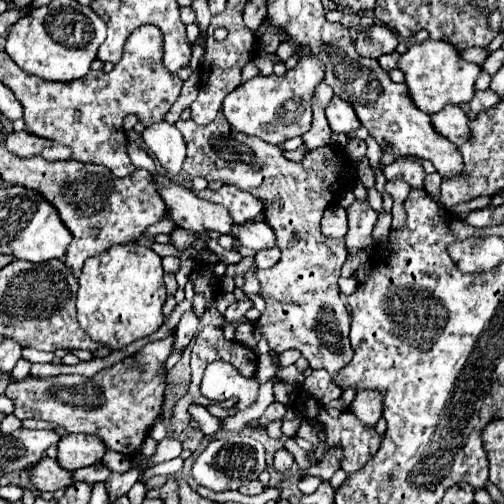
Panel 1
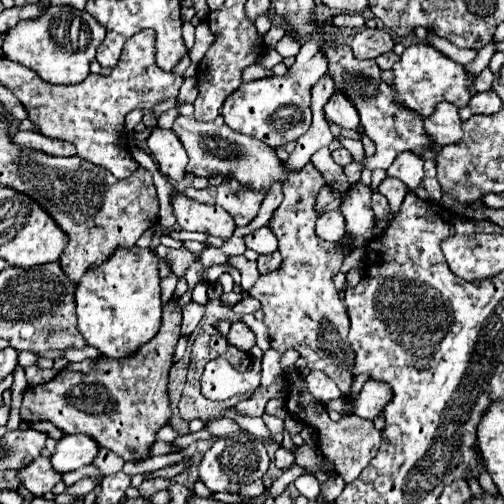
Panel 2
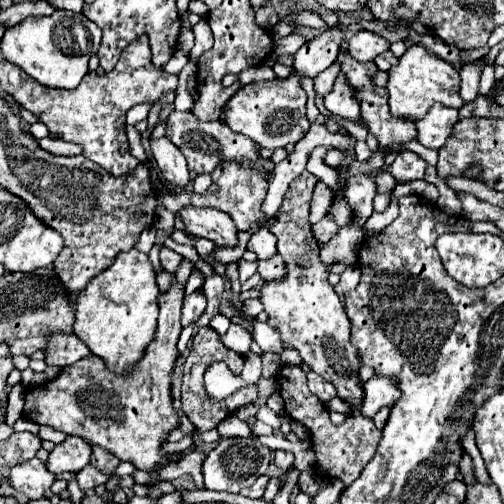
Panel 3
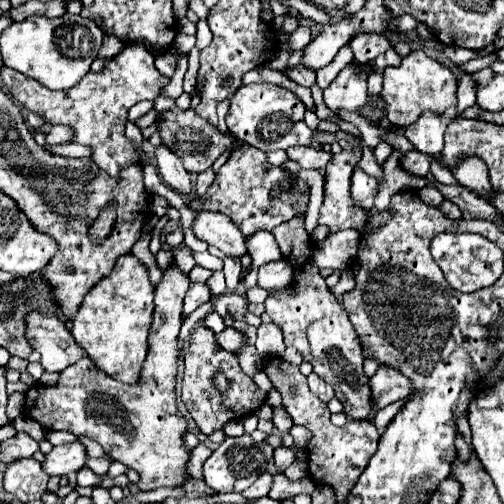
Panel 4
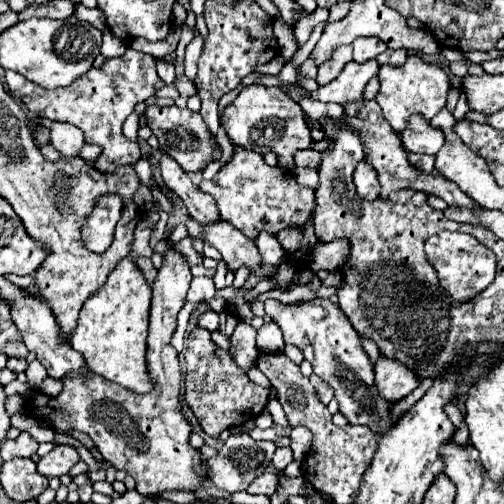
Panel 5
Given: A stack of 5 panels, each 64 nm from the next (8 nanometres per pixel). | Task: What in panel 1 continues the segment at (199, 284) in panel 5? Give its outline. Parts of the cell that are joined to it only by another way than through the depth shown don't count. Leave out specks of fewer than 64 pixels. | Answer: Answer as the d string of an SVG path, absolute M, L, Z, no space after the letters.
M194 310L186 312L186 314L180 318L180 324L178 324L178 328L176 328L176 342L174 342L174 346L172 346L174 350L186 348L186 346L190 344L192 336L194 336L194 332L196 332L196 328L198 328L198 322L200 322L200 318L194 314Z

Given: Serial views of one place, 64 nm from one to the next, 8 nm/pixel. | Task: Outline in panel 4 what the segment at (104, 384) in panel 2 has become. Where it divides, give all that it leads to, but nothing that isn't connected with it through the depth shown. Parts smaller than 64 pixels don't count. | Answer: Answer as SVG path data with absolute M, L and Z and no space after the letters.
M176 262L164 270L160 284L154 290L154 320L148 336L148 356L140 374L140 384L128 386L122 384L104 372L96 370L90 358L82 358L74 366L68 366L60 374L60 382L56 386L36 384L26 394L24 412L40 422L48 430L66 430L76 436L88 436L98 442L110 460L122 462L126 468L132 468L140 474L138 488L140 490L156 490L162 486L182 486L190 476L186 474L186 464L190 460L190 450L184 444L186 420L178 414L176 406L176 366L178 366L178 346L176 338L182 326L182 300L190 286L188 274L184 274Z

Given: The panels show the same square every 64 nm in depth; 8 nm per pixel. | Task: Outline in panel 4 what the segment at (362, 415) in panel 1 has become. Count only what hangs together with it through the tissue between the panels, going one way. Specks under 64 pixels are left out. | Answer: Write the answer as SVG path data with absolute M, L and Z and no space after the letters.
M378 368L370 378L370 386L378 408L384 408L410 394L410 380L404 374L396 372L396 368Z

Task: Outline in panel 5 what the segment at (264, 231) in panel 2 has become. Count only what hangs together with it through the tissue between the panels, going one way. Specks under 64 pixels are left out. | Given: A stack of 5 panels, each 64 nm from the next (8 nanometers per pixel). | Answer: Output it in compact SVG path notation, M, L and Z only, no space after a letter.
M262 232L262 234L256 238L256 246L258 246L260 254L262 254L262 264L264 264L264 266L276 266L280 260L282 260L282 262L286 260L284 248L282 248L282 252L280 252L280 242L278 242L274 236L266 234L266 232Z

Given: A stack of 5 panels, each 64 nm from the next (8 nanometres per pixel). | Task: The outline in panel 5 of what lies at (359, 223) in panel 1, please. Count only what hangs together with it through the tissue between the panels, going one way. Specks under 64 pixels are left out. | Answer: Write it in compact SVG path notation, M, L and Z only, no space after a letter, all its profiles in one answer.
M364 160L354 170L354 184L356 184L358 196L364 200L374 200L380 196L380 182L378 182L376 170Z

